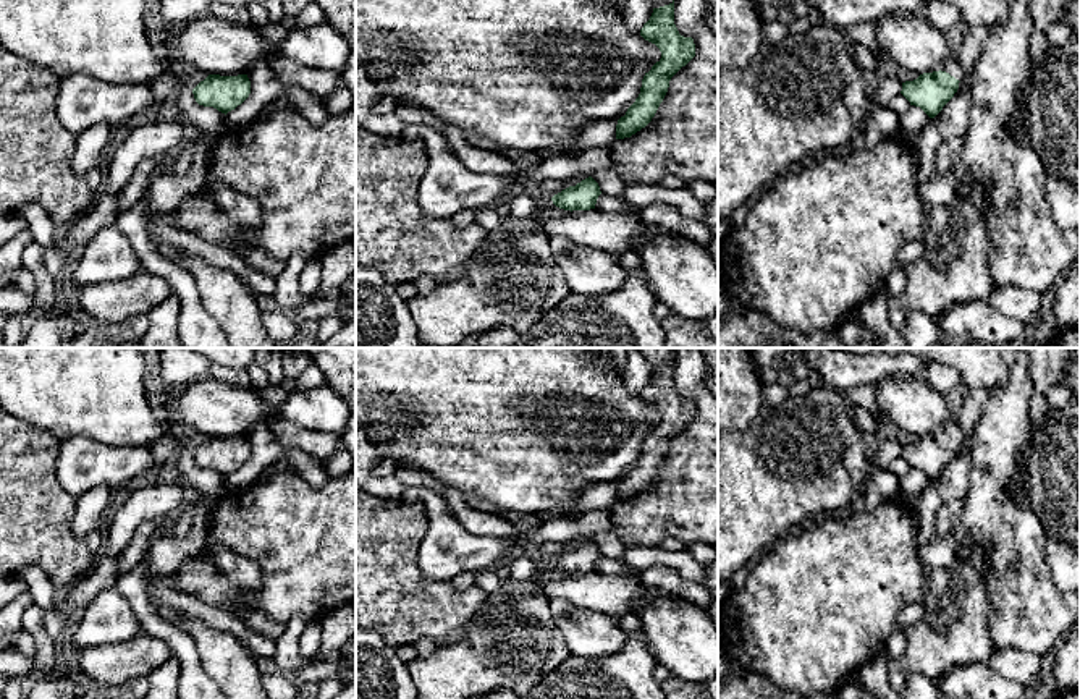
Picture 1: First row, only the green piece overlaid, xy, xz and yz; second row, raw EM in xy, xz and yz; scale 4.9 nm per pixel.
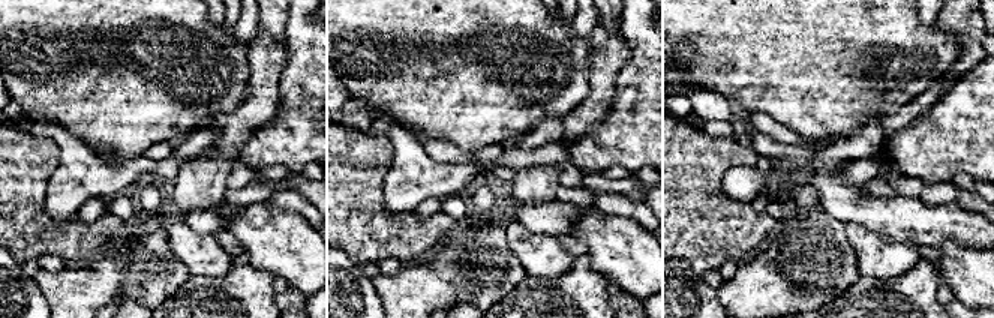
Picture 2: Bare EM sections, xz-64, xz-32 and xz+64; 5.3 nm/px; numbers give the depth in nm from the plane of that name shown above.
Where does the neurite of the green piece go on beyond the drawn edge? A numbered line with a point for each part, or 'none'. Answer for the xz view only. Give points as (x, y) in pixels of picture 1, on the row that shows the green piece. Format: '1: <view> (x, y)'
none

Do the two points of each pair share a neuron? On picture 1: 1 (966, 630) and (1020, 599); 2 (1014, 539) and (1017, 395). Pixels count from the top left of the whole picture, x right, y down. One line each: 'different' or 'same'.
1: different
2: same

